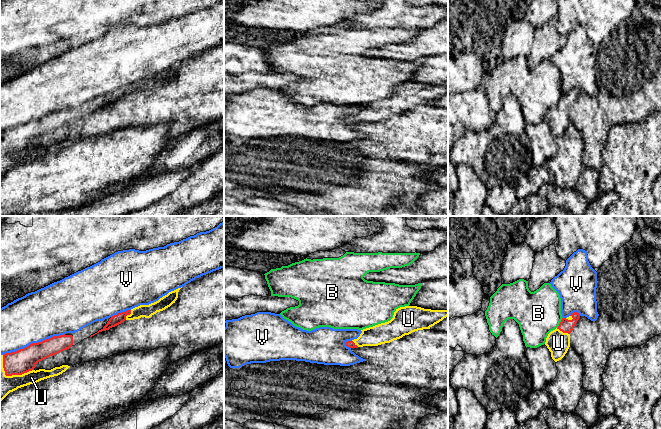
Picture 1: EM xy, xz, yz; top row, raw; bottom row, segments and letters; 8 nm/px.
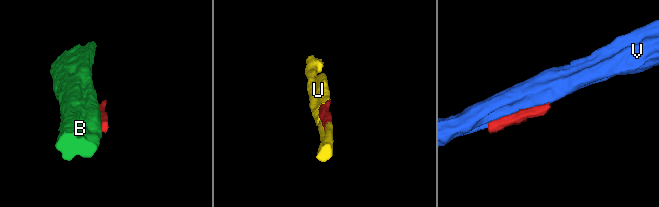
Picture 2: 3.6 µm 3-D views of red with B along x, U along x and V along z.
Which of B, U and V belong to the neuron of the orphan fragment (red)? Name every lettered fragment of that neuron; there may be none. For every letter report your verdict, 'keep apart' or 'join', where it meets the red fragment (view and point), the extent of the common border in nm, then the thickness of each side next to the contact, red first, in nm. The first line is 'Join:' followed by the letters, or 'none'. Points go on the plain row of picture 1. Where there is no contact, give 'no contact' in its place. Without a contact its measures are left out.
Join: U
B: keep apart; contact yz (560, 99); length 100 nm; calibres 110 and 360 nm
U: join; contact yz (563, 108); length 120 nm; calibres 110 and 190 nm
V: keep apart; contact xy (33, 119); length 550 nm; calibres 190 and 400 nm

